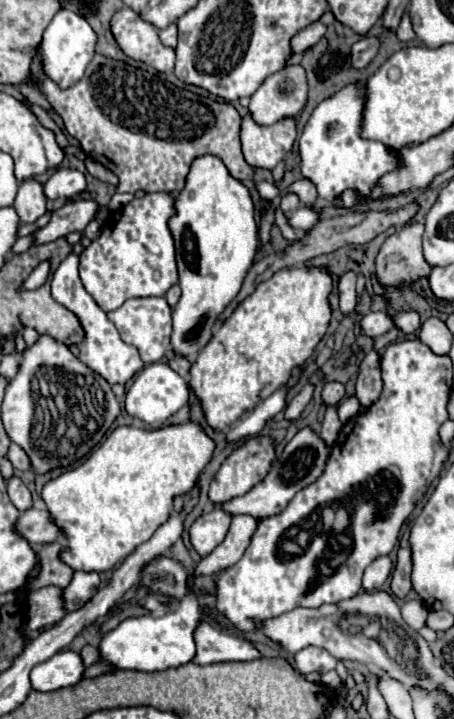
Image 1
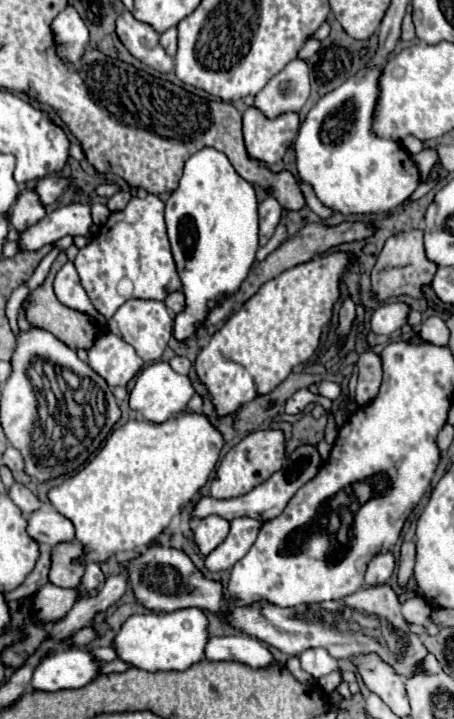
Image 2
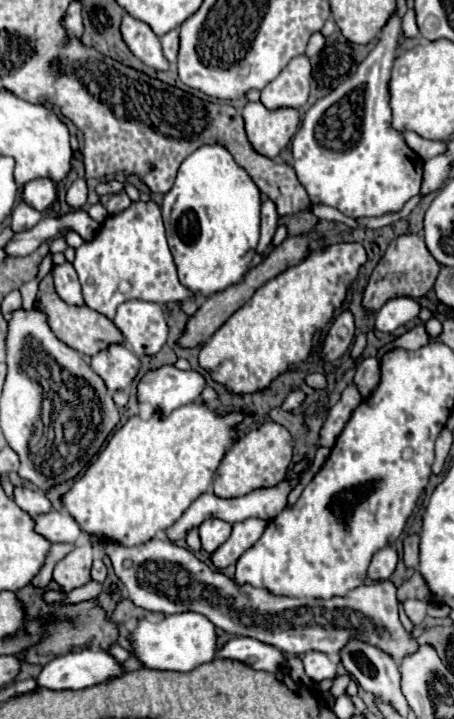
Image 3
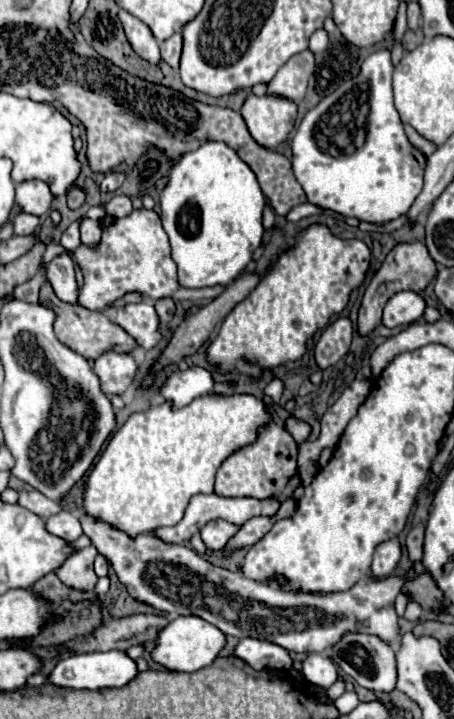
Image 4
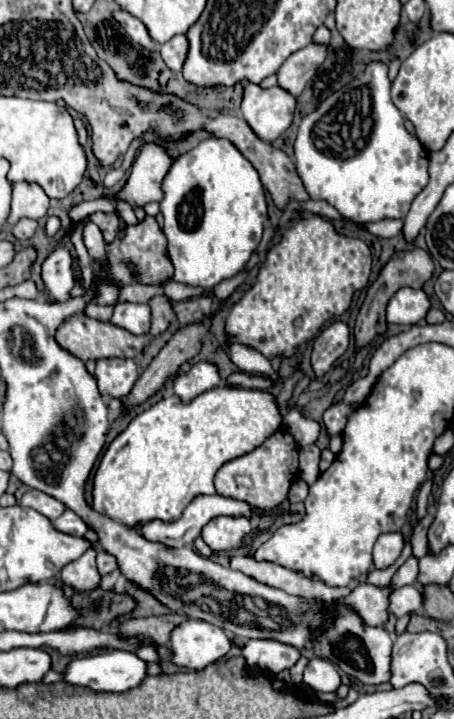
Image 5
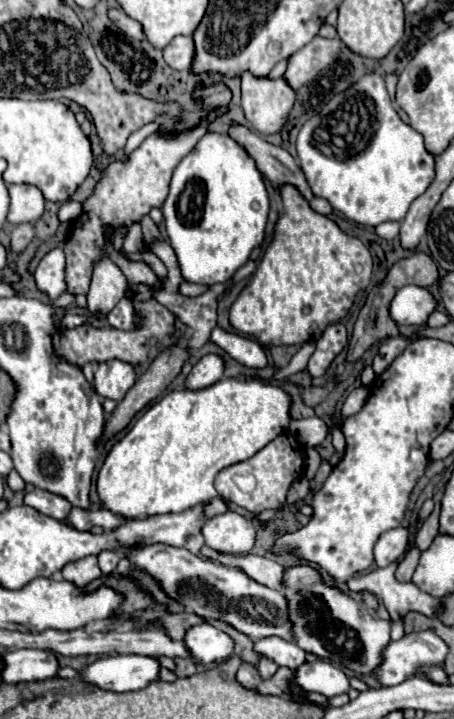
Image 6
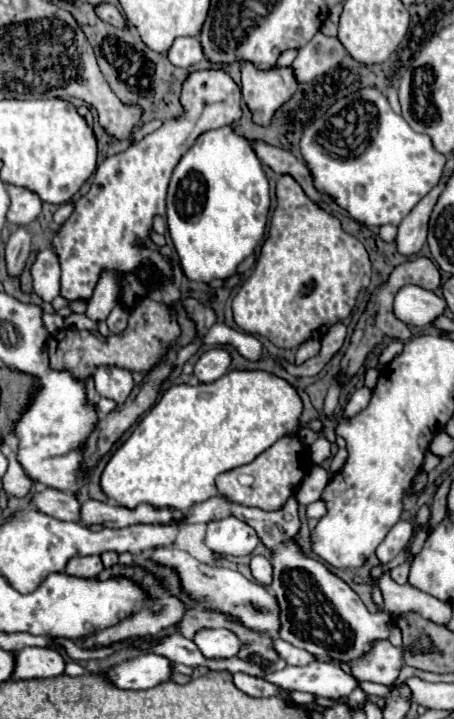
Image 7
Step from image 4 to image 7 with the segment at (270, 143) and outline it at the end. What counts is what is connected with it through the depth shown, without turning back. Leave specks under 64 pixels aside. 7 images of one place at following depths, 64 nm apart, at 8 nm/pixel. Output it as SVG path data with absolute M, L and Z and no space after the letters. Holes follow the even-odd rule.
M242 62L242 100L252 112L254 124L268 126L276 108L284 106L296 92L296 78L290 68L258 70Z

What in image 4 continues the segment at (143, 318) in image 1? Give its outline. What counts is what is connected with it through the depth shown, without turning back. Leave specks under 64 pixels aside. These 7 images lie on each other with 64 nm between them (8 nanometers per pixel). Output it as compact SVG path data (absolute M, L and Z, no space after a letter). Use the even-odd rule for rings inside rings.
M150 300L138 304L126 304L124 308L118 308L114 322L136 340L138 348L152 350L162 340L160 318L156 314L154 302Z

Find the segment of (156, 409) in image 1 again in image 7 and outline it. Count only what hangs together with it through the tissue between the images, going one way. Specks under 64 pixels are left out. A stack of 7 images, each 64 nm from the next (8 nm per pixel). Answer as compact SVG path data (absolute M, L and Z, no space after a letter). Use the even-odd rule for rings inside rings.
M212 348L200 356L200 360L194 364L194 378L202 384L214 382L220 376L228 372L230 366L230 354L226 348Z

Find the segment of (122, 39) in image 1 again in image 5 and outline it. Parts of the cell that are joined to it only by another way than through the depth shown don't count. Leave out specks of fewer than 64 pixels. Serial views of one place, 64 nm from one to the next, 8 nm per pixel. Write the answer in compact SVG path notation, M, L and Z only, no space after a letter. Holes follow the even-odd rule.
M116 10L116 12L114 12L114 18L116 18L116 20L120 22L120 26L126 30L126 34L130 36L132 42L140 44L140 46L146 48L148 52L156 52L156 50L158 50L158 44L150 38L146 26L144 26L138 18L134 18L132 14L128 14L126 10Z

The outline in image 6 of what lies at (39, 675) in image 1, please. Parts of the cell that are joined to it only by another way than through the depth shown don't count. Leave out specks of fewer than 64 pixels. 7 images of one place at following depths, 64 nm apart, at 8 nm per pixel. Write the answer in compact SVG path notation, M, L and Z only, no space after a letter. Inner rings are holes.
M116 654L98 658L84 670L78 670L78 678L102 690L132 692L158 680L158 668L160 664L150 656Z

